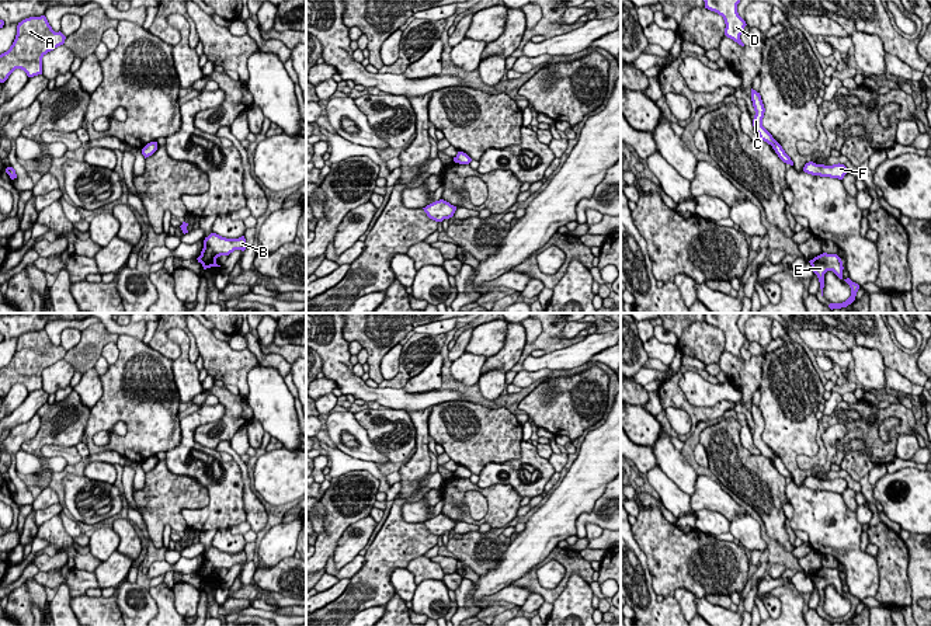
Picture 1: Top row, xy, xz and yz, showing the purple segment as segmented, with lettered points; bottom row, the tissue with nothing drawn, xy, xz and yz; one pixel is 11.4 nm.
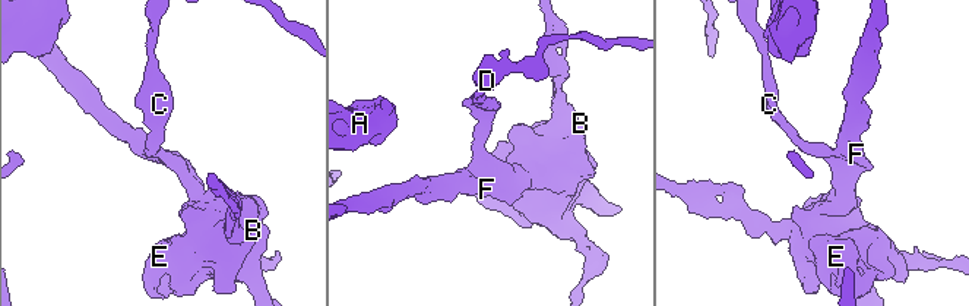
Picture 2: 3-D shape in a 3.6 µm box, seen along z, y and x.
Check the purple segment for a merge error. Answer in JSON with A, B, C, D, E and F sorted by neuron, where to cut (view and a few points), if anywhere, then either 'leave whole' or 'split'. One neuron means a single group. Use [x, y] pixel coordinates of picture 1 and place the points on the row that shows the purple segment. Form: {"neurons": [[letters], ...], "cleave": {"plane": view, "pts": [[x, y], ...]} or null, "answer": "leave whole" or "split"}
{"neurons": [["A", "C", "D"], ["B", "E", "F"]], "cleave": {"plane": "yz", "pts": [[784, 150], [777, 153]]}, "answer": "split"}

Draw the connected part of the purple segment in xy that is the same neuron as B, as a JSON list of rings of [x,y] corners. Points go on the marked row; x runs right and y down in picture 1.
[[[211,233],[208,237],[205,237],[204,248],[197,260],[202,264],[204,269],[220,267],[216,264],[216,258],[220,255],[229,255],[235,250],[246,250],[244,236],[239,239],[226,239],[216,233]]]

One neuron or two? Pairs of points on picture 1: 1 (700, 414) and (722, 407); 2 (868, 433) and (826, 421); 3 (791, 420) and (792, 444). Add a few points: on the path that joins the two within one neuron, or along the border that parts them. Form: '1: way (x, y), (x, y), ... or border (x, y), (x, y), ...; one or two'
1: way (705, 414), (716, 411); one
2: way (858, 424), (853, 418), (836, 418); one
3: way (791, 425), (791, 438); one

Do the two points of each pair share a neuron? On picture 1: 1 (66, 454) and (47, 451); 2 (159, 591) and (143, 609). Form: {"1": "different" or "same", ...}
{"1": "same", "2": "different"}

